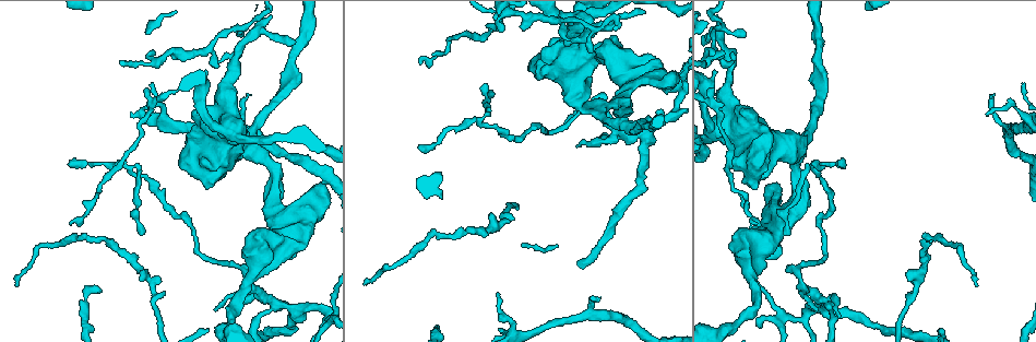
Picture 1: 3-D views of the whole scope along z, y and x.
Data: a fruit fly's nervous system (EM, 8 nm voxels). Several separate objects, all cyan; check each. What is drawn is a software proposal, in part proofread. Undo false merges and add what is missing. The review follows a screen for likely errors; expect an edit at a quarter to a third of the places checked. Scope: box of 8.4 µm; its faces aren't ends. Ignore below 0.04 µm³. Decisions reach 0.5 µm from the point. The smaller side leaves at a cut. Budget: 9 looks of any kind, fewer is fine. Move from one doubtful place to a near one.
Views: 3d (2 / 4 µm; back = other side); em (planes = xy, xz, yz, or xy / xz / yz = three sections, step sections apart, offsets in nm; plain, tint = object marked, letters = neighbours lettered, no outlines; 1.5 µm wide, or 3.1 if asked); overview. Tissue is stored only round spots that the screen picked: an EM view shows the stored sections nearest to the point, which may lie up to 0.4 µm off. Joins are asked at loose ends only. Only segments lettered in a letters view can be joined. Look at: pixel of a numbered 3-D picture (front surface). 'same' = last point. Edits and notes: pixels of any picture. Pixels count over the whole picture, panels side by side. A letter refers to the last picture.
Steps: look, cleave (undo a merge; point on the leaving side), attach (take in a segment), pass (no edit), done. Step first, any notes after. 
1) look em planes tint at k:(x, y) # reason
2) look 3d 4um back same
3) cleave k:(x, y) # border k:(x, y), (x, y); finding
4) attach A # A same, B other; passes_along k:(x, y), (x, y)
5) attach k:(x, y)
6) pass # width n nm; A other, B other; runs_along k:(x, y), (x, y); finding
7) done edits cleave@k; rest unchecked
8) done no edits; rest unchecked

look 3d 4um at 1:(717, 130) # abrupt turn

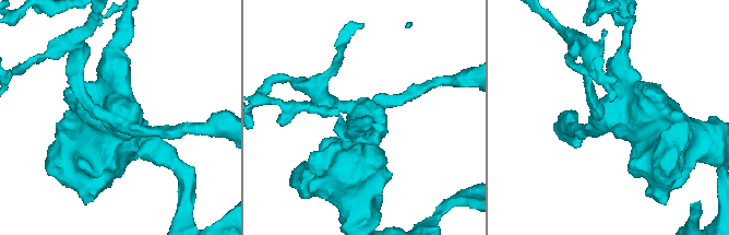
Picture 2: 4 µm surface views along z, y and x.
look em 3.1um planes tint at 2:(110, 114) # need the tissue

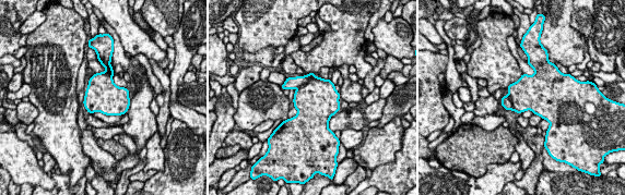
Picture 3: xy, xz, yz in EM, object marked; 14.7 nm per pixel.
look em 3.1um planes letters same

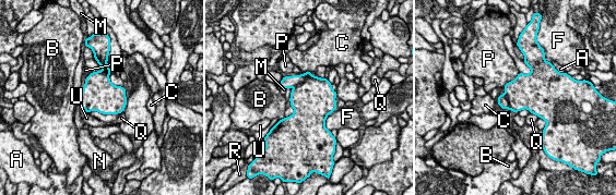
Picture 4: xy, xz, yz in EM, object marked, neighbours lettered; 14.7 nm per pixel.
pass # width 500 nm; A other, B other, C other, F other, M other, N other, P other, Q other, R other, U other; border 4:(285, 87), (280, 88); continuous, no second neuron

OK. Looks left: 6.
look em planes tint at 1:(152, 52)

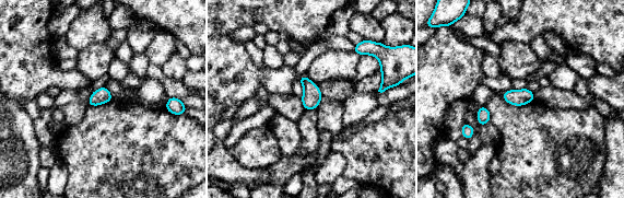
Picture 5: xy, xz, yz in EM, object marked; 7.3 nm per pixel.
look em planes letters same # see the neighbours

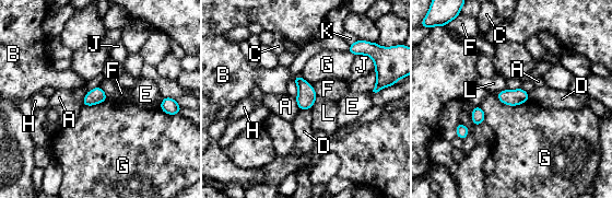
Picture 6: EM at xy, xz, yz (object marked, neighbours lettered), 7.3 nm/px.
pass # width 120 nm; A other, B other, C other, D other, E other, F other, G other, H other, J other, K other, L other; border 6:(496, 93), (510, 105), (529, 100); none of them fits

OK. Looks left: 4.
look em planes letters at 1:(598, 302) # branch stops here

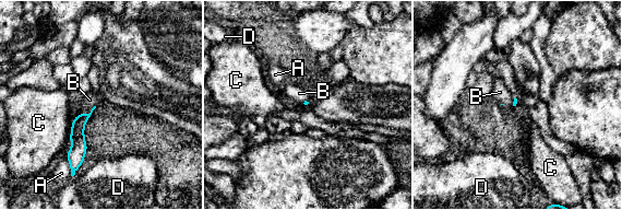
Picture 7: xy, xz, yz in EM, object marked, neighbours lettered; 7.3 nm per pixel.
attach B # A other, B same, C other, D other; passes_along 7:(79, 144), (90, 113), (90, 100); it goes on there

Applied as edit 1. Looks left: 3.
look em planes tint at 1:(642, 137) # three-way junction

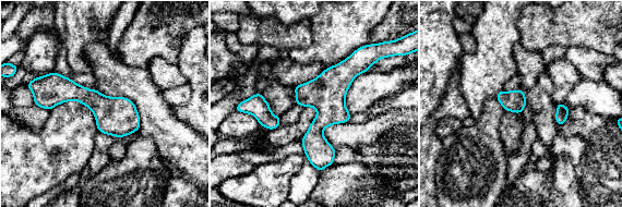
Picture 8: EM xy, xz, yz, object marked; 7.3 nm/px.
look em planes letters same

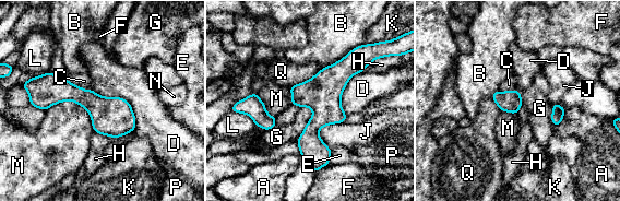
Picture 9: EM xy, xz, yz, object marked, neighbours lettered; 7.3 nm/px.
pass # longest_contact D 440 nm; A other, B other, C other, D other, E other, F other, G other, H other, J other, K other, L other, M other, N other, P other, Q other; border 9:(308, 106), (312, 116), (296, 140); one neuron here

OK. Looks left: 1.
done edits attach@7; rest unchecked

